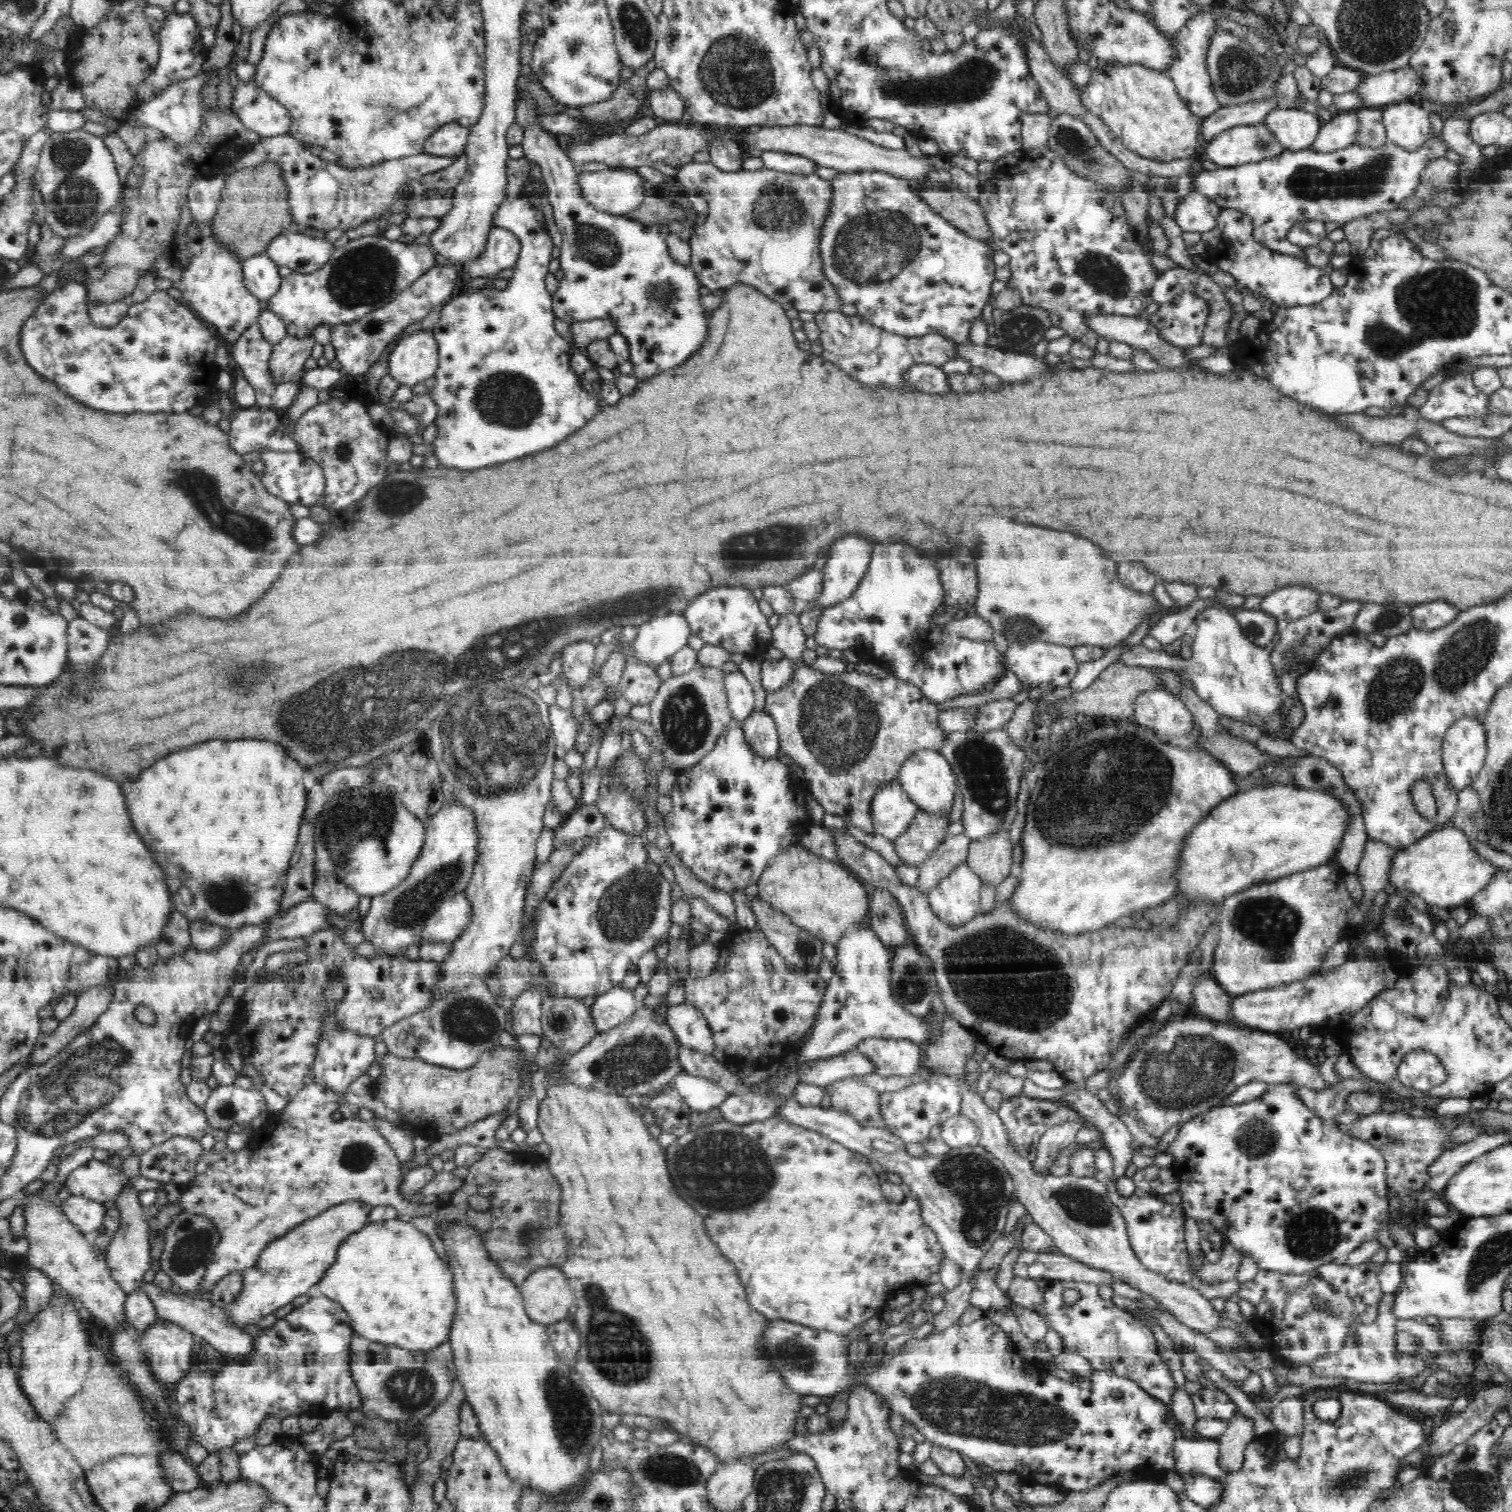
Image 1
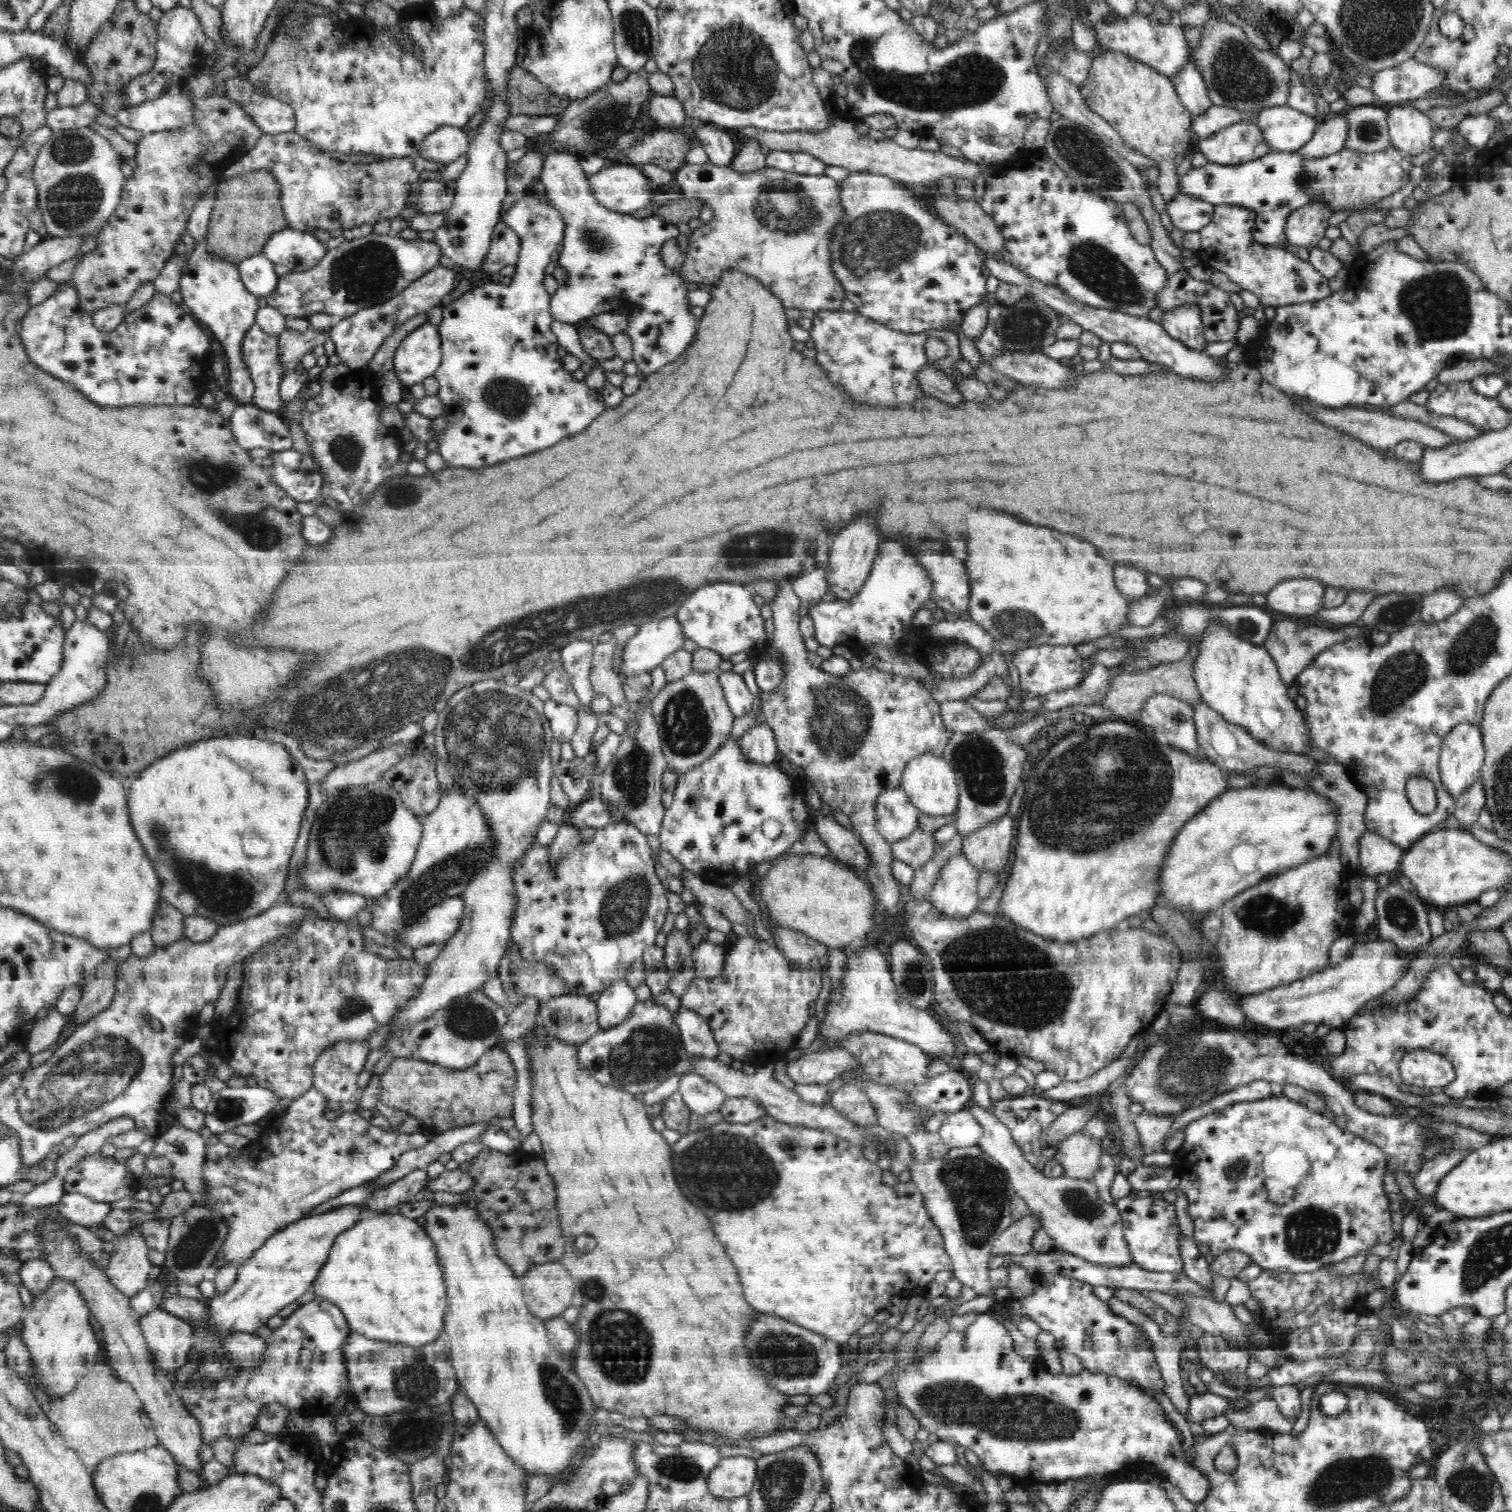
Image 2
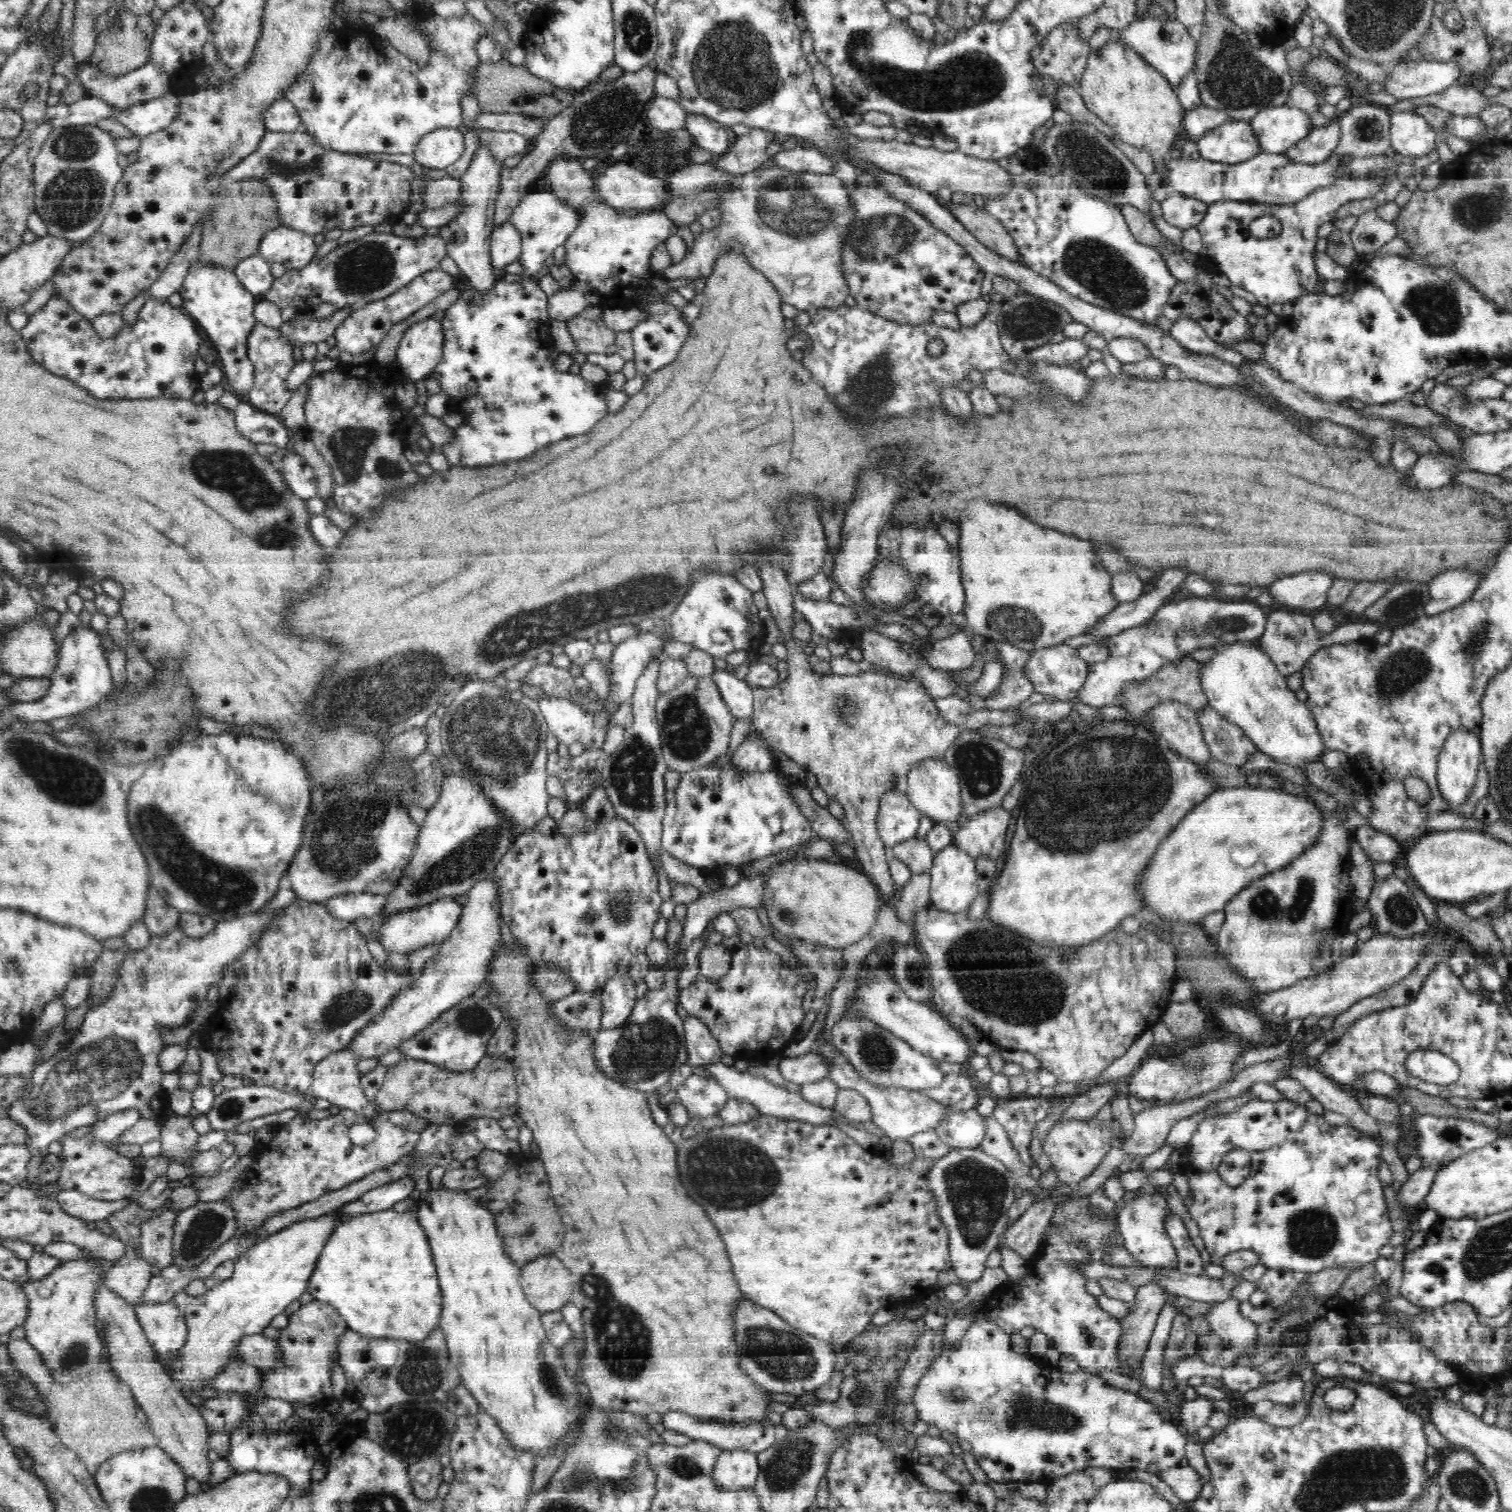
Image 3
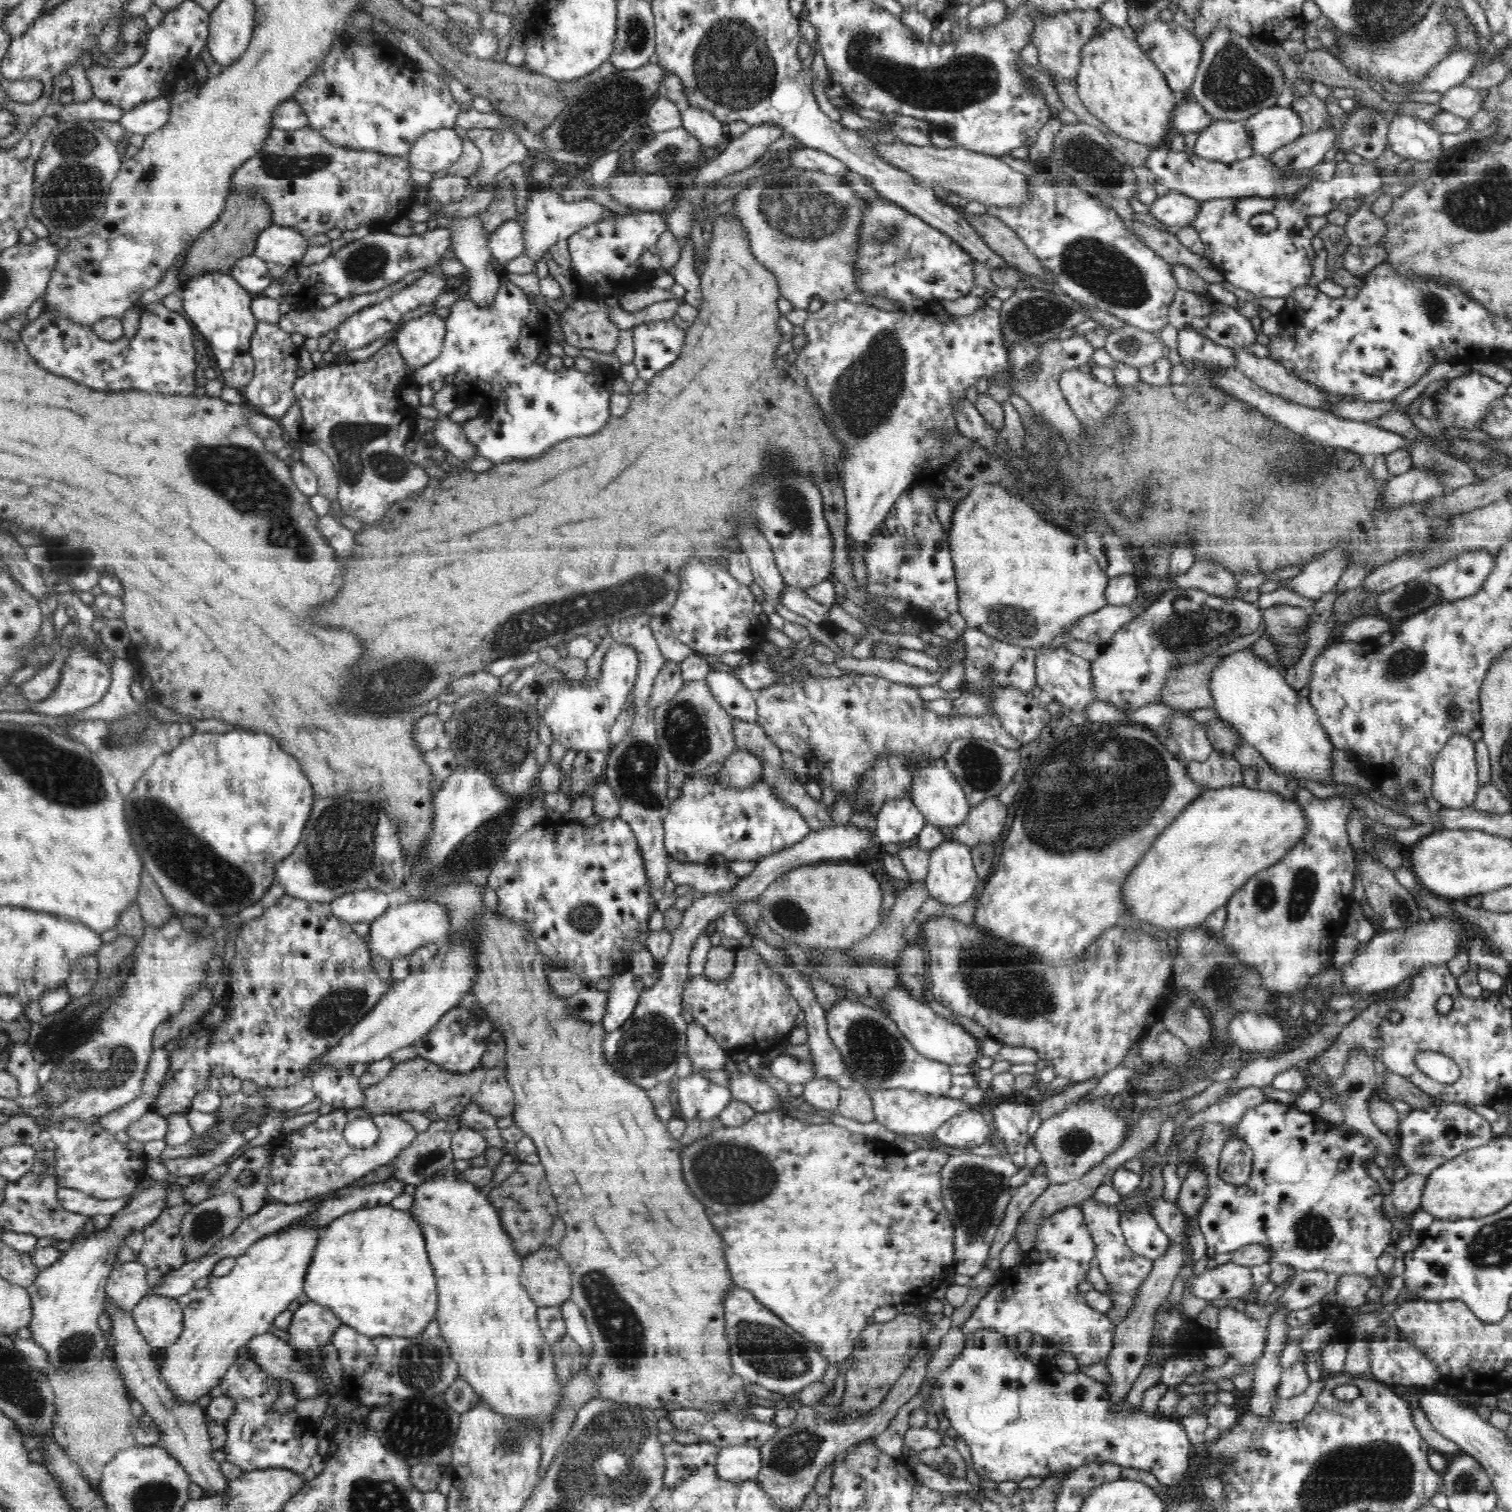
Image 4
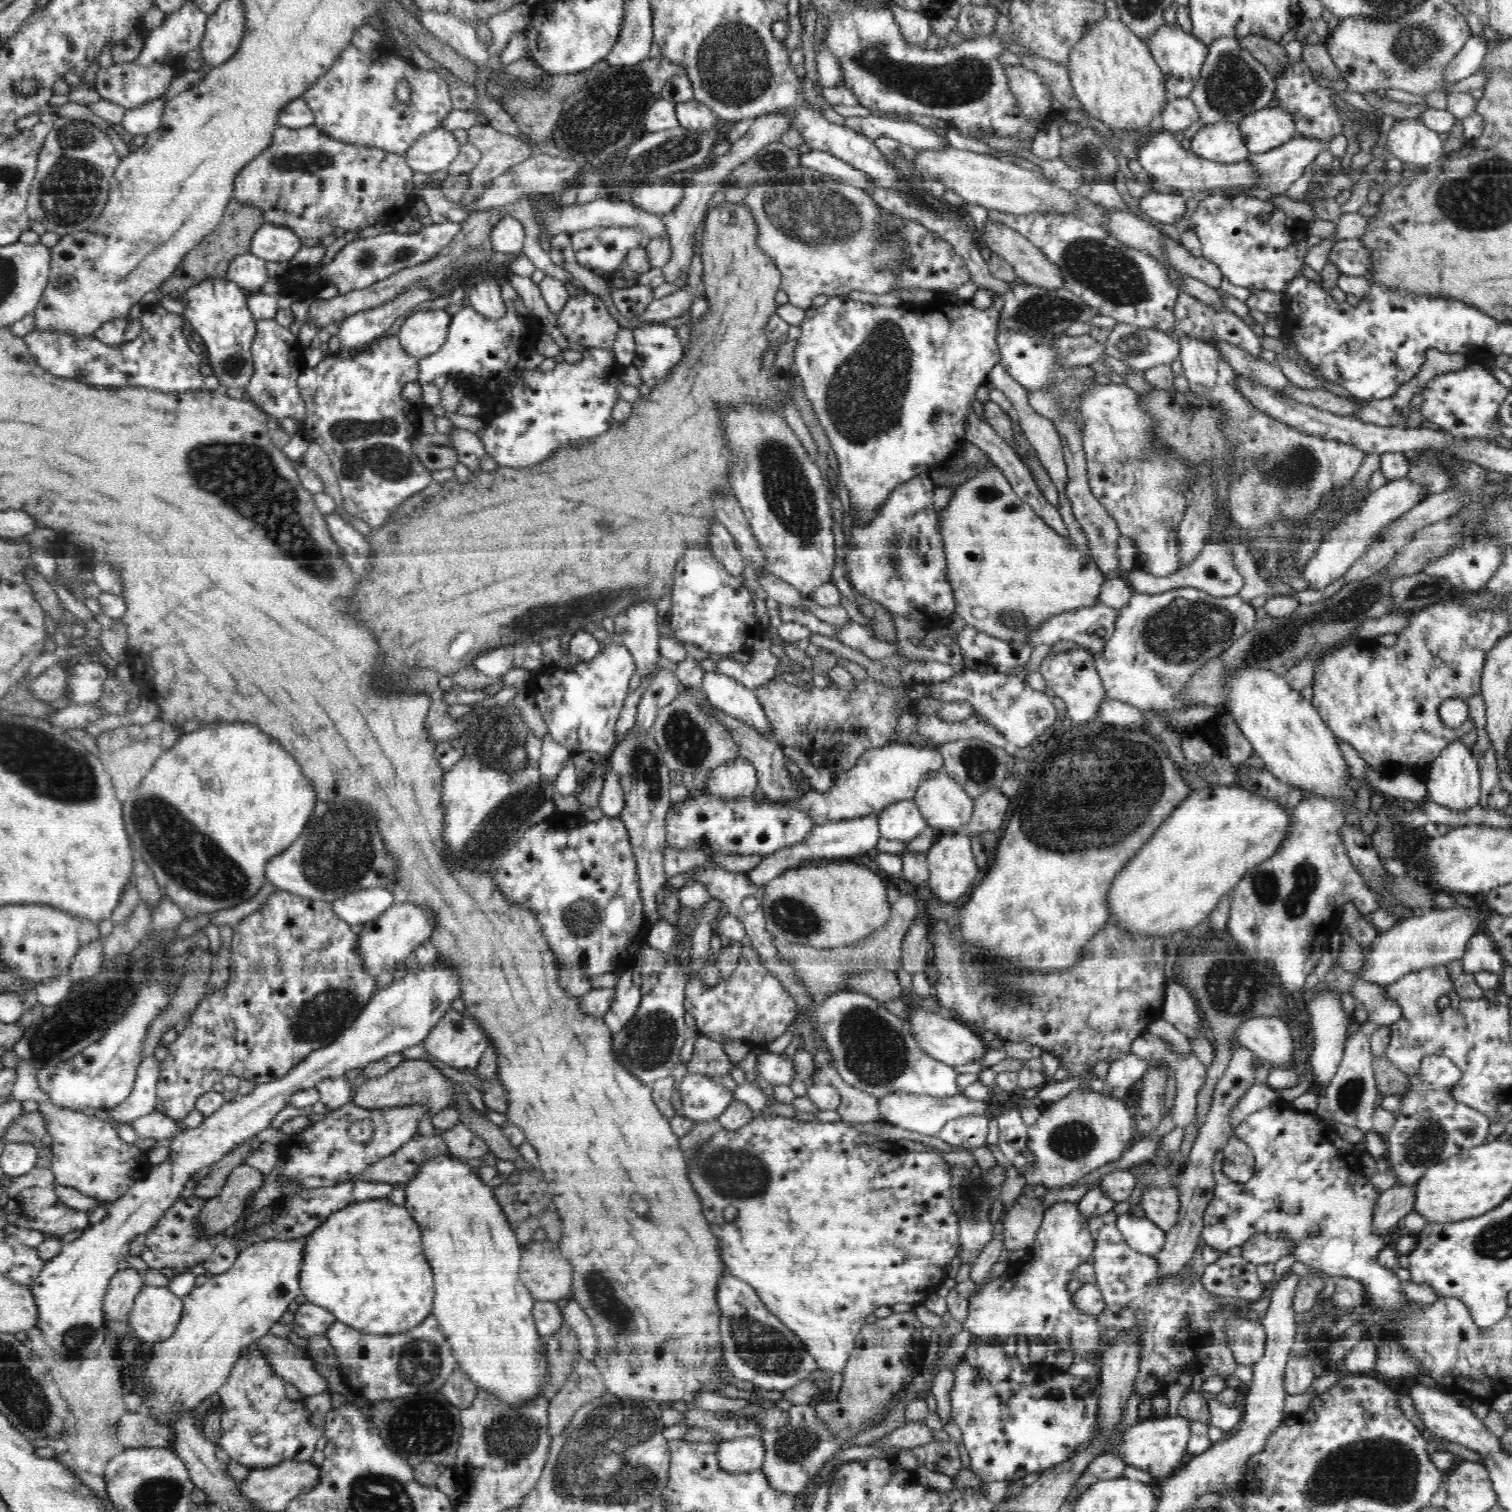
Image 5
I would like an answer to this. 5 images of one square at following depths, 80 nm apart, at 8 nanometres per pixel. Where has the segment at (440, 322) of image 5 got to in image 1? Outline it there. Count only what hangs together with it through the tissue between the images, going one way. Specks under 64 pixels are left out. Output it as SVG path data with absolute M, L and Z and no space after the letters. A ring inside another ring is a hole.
M420 329L414 334L406 335L391 350L387 362L388 379L398 381L400 385L414 387L418 382L435 376L439 367L439 354L433 331Z

